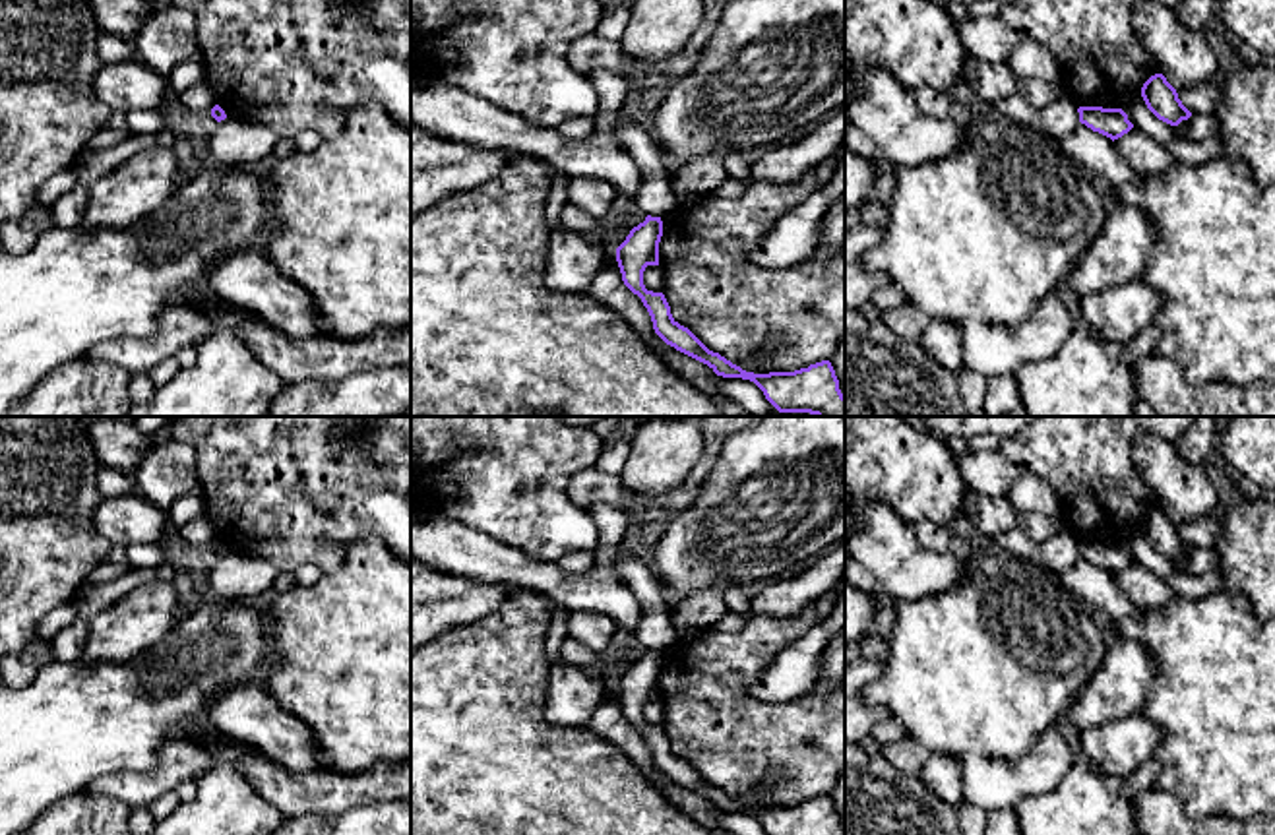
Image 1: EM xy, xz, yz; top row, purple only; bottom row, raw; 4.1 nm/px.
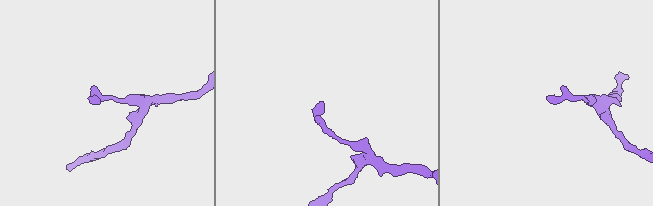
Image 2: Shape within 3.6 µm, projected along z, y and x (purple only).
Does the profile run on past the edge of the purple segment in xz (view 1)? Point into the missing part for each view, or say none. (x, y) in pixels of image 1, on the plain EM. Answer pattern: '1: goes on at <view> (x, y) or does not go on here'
1: does not go on here

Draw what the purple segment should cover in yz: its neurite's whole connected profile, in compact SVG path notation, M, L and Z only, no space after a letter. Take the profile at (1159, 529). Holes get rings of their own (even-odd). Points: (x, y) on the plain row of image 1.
M1163 508L1151 510L1143 521L1141 531L1147 542L1163 556L1178 560L1188 554L1192 546L1178 533L1176 523L1166 515Z

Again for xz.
M647 649L616 682L616 696L624 719L641 732L655 767L676 785L707 798L717 810L754 816L767 835L845 835L839 814L829 794L794 806L754 808L709 785L688 761L680 759L663 727L647 725L643 705L659 699L661 651Z

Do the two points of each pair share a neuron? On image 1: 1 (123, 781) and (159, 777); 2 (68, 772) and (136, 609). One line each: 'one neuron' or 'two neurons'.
1: one neuron
2: two neurons

